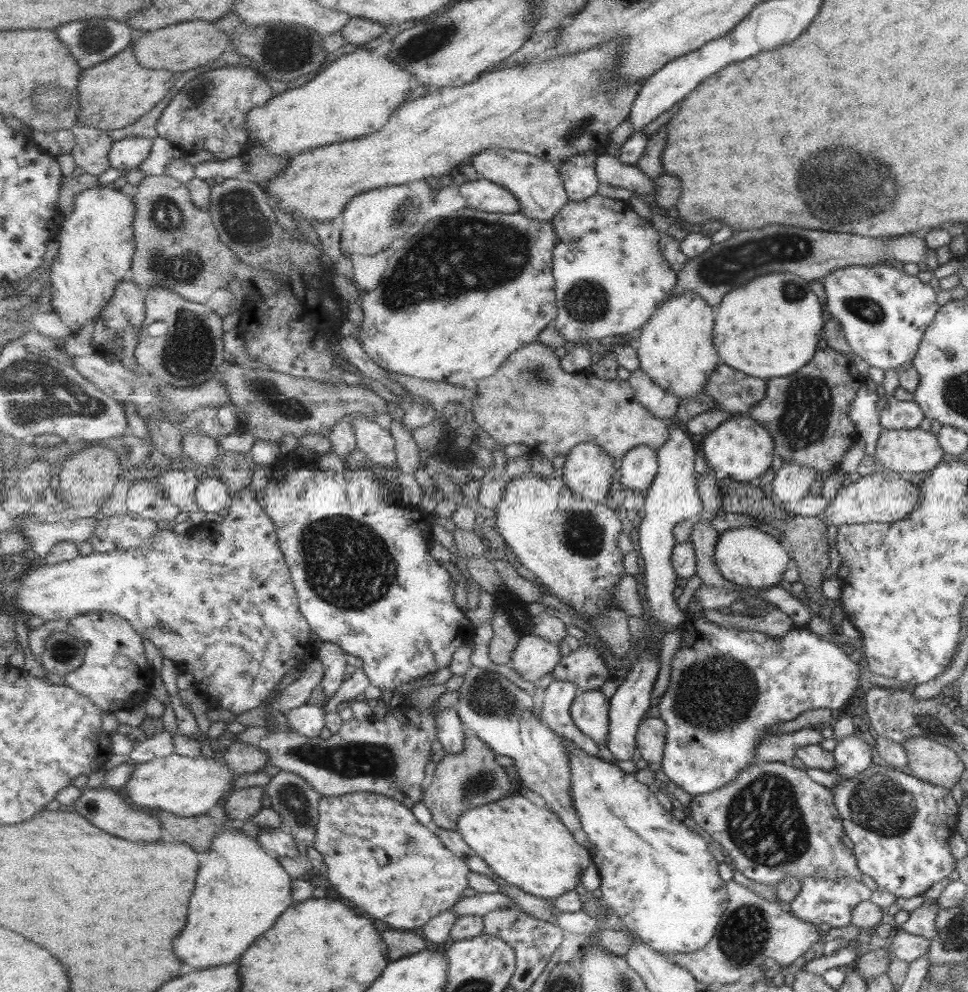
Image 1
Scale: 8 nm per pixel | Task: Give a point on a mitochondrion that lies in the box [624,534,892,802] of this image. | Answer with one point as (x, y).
(698, 702)

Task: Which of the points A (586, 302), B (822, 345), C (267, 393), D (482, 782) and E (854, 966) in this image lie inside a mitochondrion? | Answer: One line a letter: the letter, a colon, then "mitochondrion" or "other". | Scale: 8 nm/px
A: mitochondrion
B: other
C: mitochondrion
D: mitochondrion
E: other

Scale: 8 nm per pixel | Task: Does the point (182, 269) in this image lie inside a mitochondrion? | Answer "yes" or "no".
yes

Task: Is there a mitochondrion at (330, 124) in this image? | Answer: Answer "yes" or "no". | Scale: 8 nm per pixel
no

